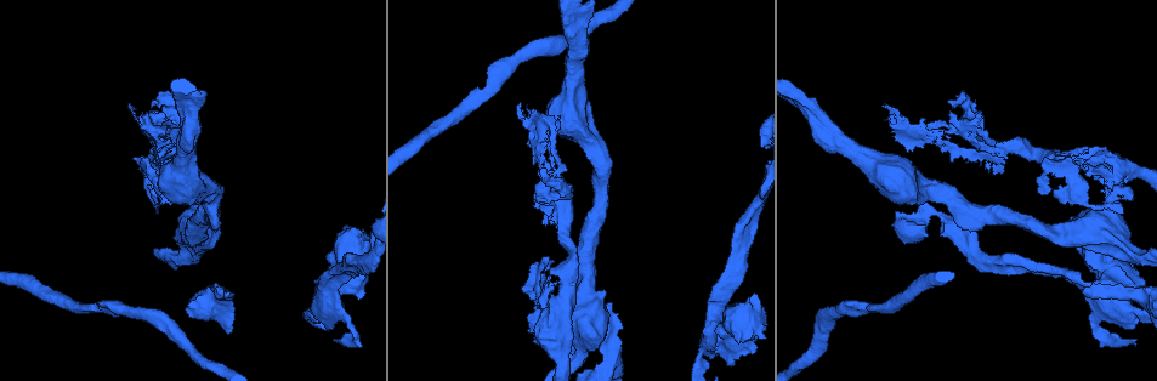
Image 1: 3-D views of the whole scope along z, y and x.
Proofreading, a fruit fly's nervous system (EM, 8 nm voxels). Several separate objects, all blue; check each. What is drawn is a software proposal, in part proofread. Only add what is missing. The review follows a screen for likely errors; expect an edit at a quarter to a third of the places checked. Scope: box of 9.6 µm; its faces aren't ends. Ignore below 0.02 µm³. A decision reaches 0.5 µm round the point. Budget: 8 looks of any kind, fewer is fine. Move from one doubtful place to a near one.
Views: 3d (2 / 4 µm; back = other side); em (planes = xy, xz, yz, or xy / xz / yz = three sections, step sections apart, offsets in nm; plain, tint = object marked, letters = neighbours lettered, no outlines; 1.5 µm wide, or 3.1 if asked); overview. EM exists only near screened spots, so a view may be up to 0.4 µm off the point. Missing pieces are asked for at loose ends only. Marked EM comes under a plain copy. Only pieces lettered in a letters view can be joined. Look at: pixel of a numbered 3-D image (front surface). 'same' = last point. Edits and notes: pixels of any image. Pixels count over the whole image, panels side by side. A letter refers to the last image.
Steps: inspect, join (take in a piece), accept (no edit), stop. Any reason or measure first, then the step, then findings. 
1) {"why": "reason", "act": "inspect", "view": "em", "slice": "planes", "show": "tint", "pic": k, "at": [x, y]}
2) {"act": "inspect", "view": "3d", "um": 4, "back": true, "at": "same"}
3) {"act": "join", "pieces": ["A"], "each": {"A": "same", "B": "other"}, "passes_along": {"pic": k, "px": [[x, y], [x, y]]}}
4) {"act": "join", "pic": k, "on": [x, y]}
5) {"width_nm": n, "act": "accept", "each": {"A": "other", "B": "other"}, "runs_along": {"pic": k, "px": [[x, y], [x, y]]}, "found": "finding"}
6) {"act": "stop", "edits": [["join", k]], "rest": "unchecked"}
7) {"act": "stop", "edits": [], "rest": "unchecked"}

{"why": "branch stops here", "act": "inspect", "view": "em", "slice": "planes", "show": "letters", "pic": 1, "at": [222, 289]}

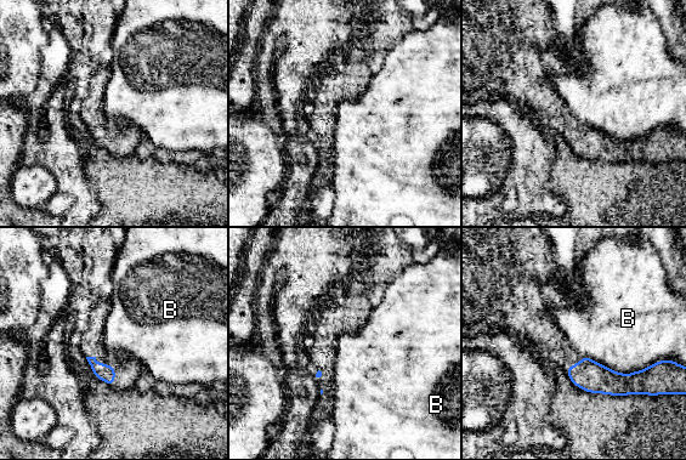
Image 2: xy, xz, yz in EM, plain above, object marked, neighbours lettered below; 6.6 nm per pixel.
{"longest_contact_nm": ["B", 600], "act": "accept", "each": {"B": "other"}, "found": "none of them fits"}

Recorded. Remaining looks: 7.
{"act": "inspect", "view": "3d", "um": 4, "pic": 1, "at": [1134, 198]}

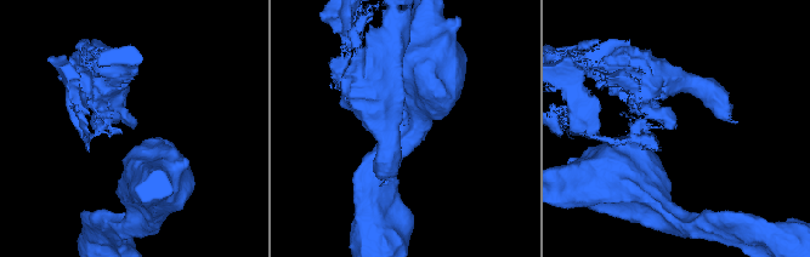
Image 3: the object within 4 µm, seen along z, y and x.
{"why": "shape alone is not enough", "act": "inspect", "view": "em", "slice": "yz", "step": 8, "show": "letters", "pic": 3, "at": [404, 124]}

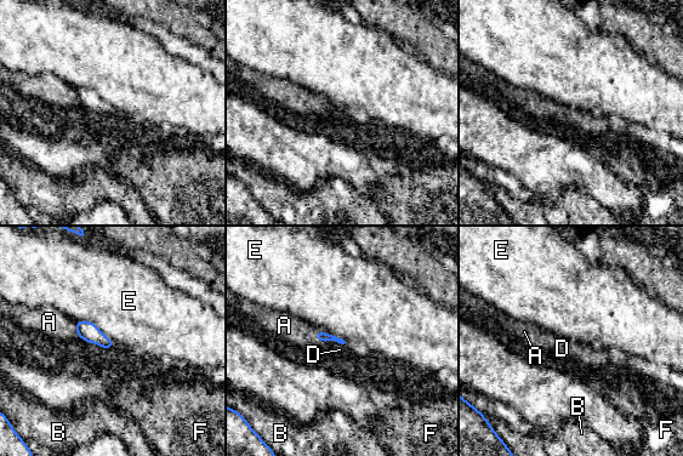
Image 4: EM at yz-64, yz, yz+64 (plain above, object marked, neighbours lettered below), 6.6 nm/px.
{"why": "another direction", "act": "inspect", "view": "em", "slice": "planes", "show": "letters", "at": "same"}

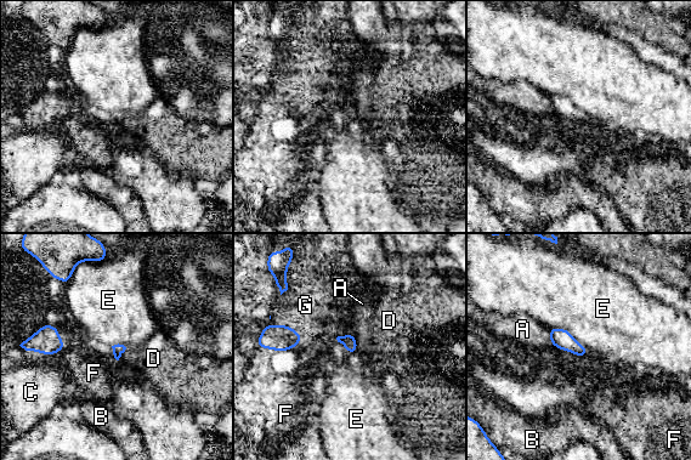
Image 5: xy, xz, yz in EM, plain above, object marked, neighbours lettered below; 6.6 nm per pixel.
{"act": "accept", "each": {"A": "other", "B": "other", "C": "other", "D": "other", "E": "other", "F": "other", "G": "other"}, "border": {"pic": 5, "px": [[548, 327], [565, 328], [588, 348]]}, "found": "none of them fits"}

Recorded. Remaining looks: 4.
{"why": "free end", "act": "inspect", "view": "em", "slice": "planes", "show": "letters", "pic": 1, "at": [1116, 323]}

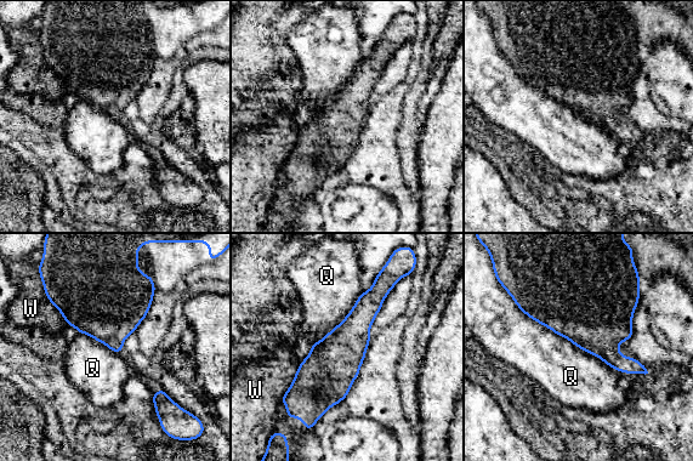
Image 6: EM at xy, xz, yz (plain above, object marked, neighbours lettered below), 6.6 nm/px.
{"act": "accept", "each": {"Q": "other", "W": "other"}, "border": {"pic": 6, "px": [[512, 300], [534, 320], [630, 375]]}, "found": "no lettered piece goes on from it"}

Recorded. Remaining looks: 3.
{"act": "stop", "edits": [], "rest": "unchecked"}

